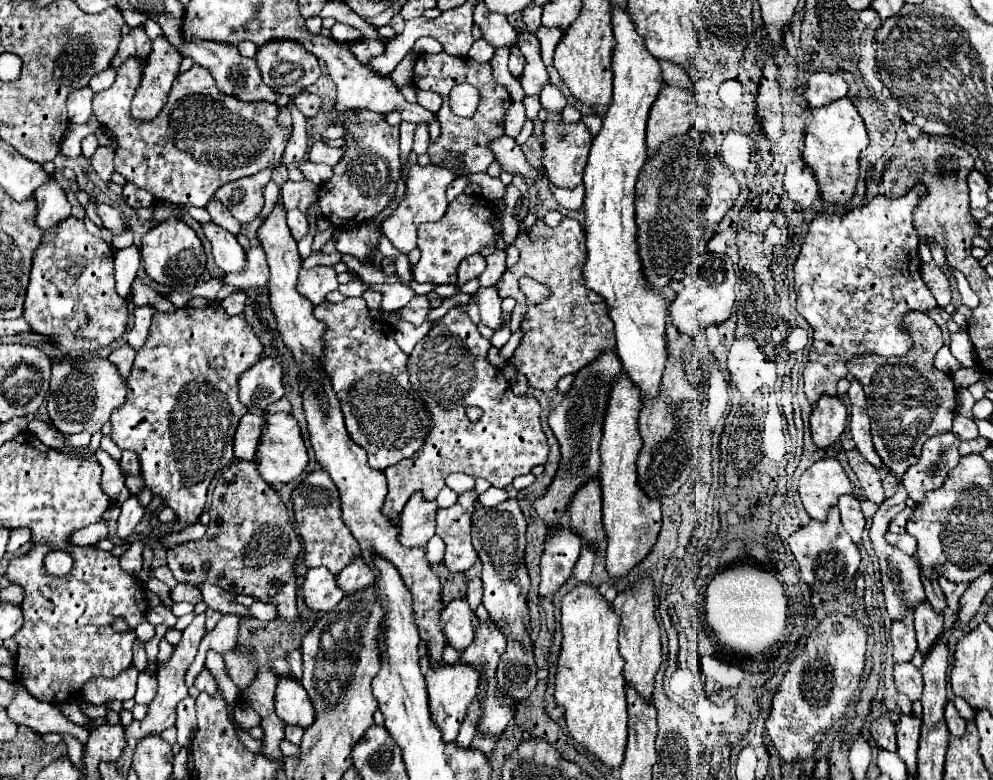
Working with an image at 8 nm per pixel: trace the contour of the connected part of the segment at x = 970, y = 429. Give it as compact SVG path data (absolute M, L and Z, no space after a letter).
M955 415L955 421L953 421L953 433L961 439L961 441L965 441L965 439L973 439L973 437L977 437L977 425L975 425L975 421L971 421L971 419L967 419L967 417L963 417L963 415Z

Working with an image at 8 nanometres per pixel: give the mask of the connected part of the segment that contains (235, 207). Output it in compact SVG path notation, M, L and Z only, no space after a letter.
M267 169L263 173L231 181L221 189L217 189L213 199L219 201L223 207L227 207L237 221L241 223L253 221L263 209L263 189L269 183L271 173L273 171Z

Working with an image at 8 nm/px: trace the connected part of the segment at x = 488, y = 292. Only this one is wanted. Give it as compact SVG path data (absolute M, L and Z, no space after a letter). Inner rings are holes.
M495 287L479 289L477 301L479 301L479 311L481 311L481 323L491 329L497 329L501 323L501 299L495 293Z

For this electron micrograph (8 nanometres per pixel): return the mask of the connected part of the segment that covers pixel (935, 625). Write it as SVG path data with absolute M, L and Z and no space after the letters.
M921 601L915 607L915 631L921 653L927 653L927 649L931 649L931 641L943 633L943 617L931 607L929 601Z

